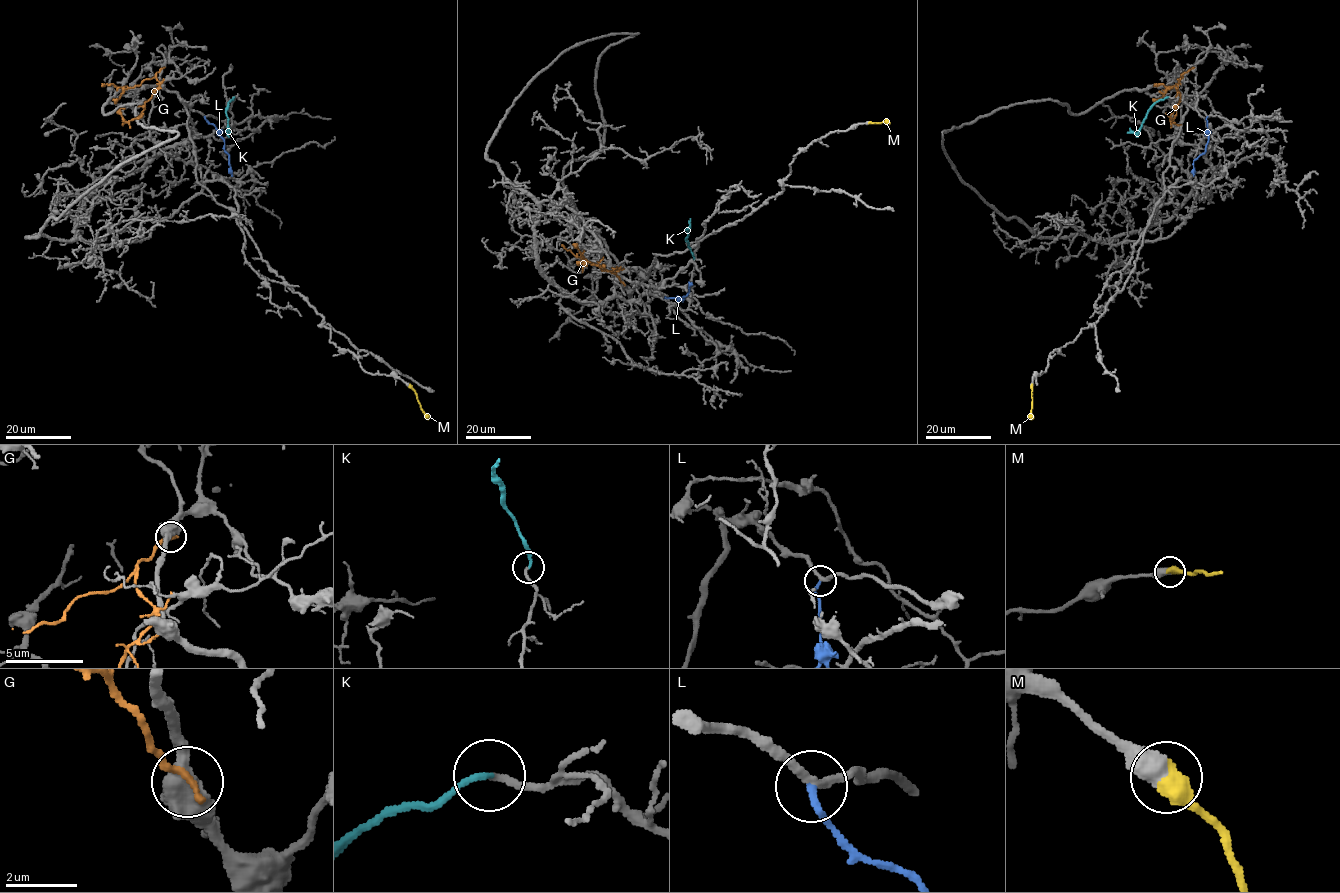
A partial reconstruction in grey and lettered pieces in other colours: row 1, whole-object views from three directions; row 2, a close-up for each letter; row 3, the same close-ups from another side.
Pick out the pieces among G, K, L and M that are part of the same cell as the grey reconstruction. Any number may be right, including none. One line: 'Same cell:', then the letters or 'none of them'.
Same cell: K, L, M

